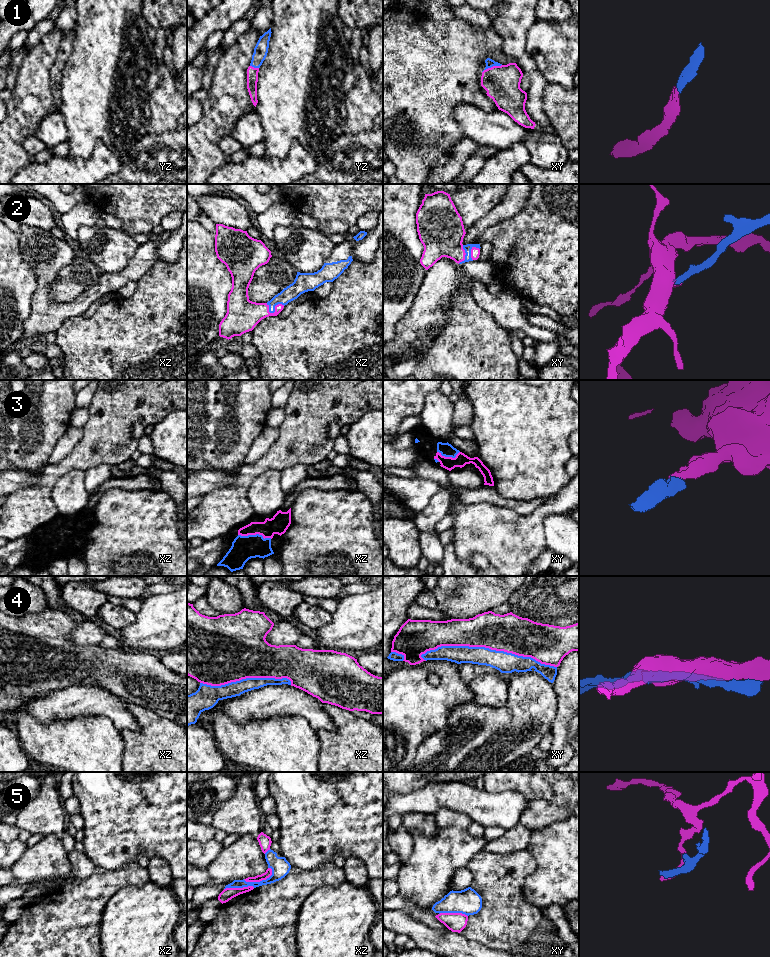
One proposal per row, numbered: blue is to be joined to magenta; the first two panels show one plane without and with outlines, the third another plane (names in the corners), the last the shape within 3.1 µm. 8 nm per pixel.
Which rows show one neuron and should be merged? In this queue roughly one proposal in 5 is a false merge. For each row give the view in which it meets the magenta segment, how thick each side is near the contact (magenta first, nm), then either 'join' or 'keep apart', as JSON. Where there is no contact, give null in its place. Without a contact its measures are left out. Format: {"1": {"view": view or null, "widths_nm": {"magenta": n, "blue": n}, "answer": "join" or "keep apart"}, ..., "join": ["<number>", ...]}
{"1": {"view": "xy", "widths_nm": {"magenta": 280, "blue": 70}, "answer": "join"}, "2": {"view": "xz", "widths_nm": {"magenta": 240, "blue": 120}, "answer": "join"}, "3": {"view": "xz", "widths_nm": {"magenta": 150, "blue": 200}, "answer": "join"}, "4": {"view": "xy", "widths_nm": {"magenta": 300, "blue": 160}, "answer": "keep apart"}, "5": {"view": "xz", "widths_nm": {"magenta": 60, "blue": 150}, "answer": "keep apart"}, "join": ["1", "2", "3"]}

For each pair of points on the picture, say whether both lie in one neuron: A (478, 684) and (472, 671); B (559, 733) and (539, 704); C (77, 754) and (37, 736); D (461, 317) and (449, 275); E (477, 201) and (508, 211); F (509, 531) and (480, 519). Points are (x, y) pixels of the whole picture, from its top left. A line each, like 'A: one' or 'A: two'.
A: two
B: two
C: one
D: two
E: two
F: one

